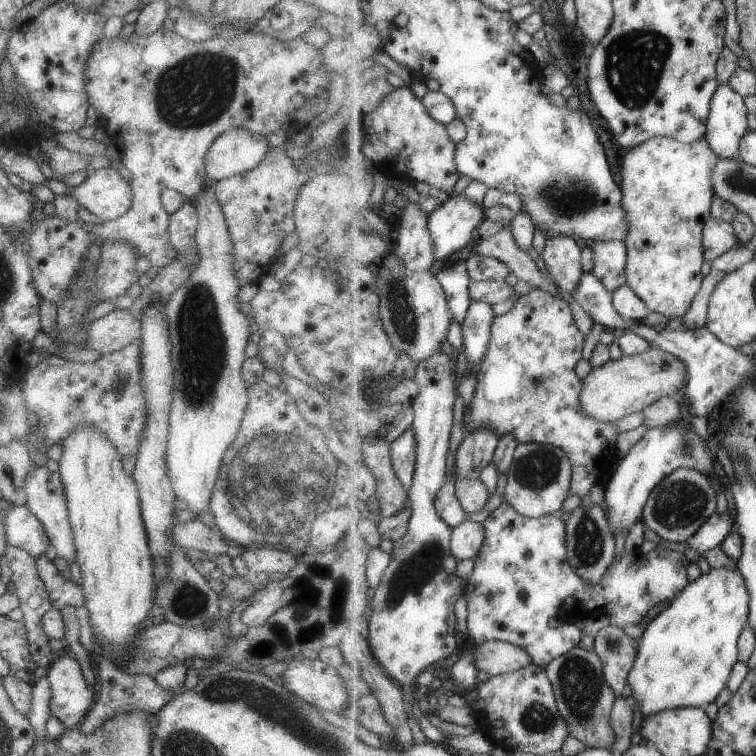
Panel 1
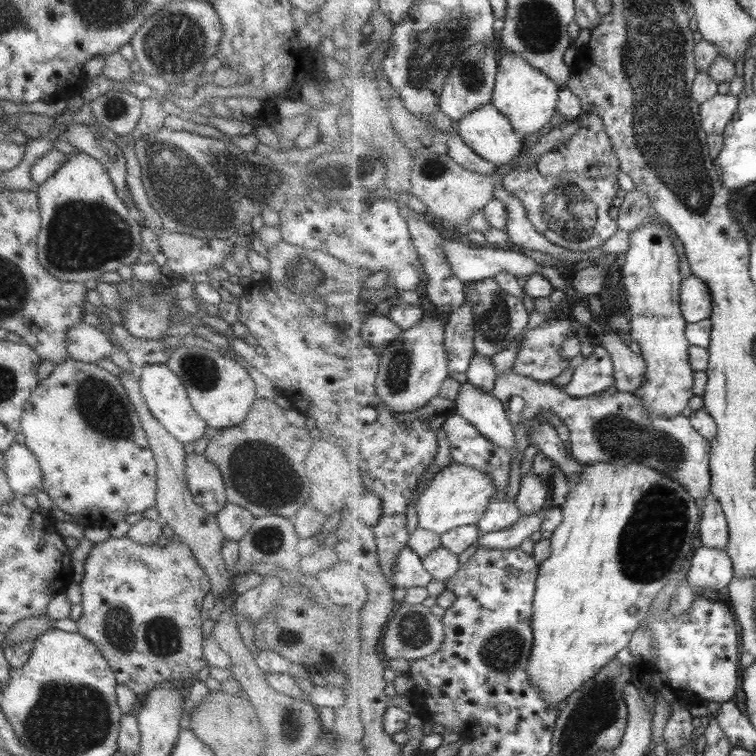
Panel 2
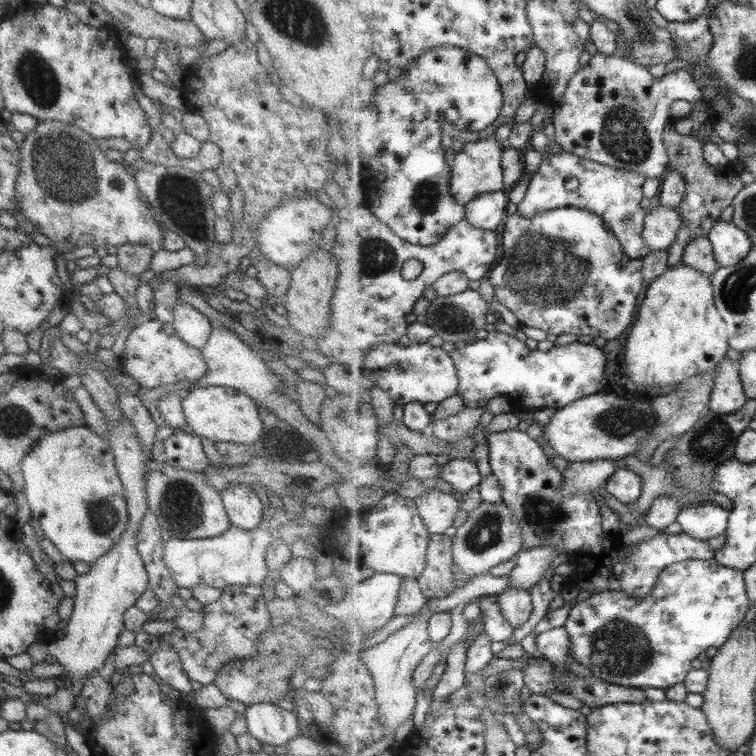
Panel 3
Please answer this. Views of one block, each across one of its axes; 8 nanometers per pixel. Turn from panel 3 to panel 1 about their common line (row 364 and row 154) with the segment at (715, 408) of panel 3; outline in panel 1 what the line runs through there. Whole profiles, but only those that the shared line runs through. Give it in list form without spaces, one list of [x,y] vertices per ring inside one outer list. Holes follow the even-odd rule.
[[[728,82],[718,86],[710,106],[706,139],[721,159],[739,156],[741,139],[750,131],[745,100]]]

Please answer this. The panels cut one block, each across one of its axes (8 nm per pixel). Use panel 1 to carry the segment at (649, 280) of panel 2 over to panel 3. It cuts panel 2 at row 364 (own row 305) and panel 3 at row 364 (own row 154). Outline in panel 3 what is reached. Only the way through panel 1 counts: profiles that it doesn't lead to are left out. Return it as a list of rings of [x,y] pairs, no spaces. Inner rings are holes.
[[[684,262],[679,266],[671,266],[665,274],[656,278],[645,289],[642,305],[638,309],[637,322],[634,323],[625,344],[626,351],[625,354],[623,354],[623,356],[625,356],[626,364],[625,374],[633,382],[633,384],[641,385],[645,391],[651,391],[651,389],[655,389],[655,387],[667,387],[671,385],[671,383],[681,383],[681,380],[686,381],[688,378],[714,369],[727,356],[729,347],[728,323],[725,322],[725,319],[721,316],[719,309],[716,307],[712,278],[701,274],[698,270],[695,270],[692,266],[689,266]]]

